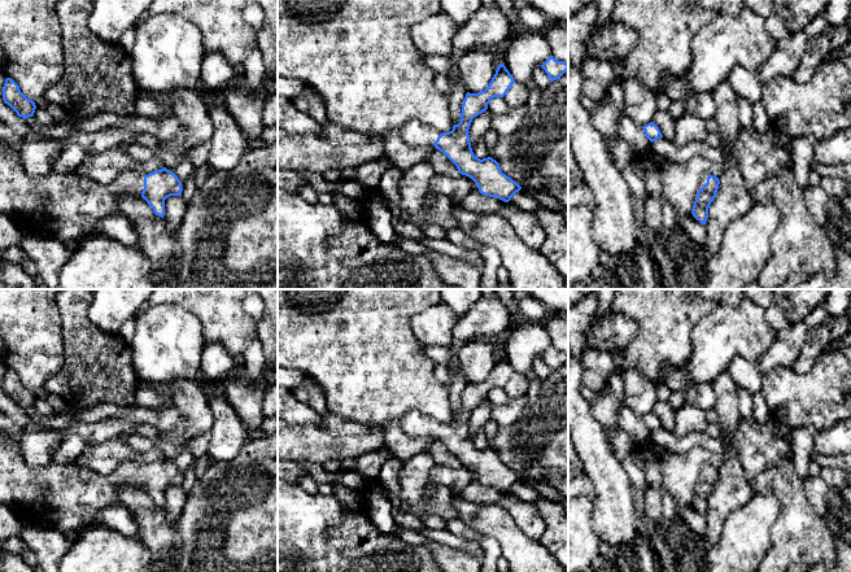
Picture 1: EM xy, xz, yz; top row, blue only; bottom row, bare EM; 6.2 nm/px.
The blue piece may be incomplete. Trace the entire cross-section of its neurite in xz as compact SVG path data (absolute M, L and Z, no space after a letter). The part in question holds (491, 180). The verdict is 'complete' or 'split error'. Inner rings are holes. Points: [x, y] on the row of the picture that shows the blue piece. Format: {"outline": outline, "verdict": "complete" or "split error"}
{"outline": "M499 64L484 91L466 93L461 122L454 125L451 131L440 134L419 119L411 119L401 127L401 136L409 145L435 145L457 166L459 174L477 184L481 195L509 202L521 187L502 173L496 160L480 160L473 154L468 130L472 119L488 109L490 100L503 97L514 83L510 71Z", "verdict": "split error"}

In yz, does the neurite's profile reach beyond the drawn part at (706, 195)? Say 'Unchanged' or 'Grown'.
Grown

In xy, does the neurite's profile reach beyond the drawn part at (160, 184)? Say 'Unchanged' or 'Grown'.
Grown

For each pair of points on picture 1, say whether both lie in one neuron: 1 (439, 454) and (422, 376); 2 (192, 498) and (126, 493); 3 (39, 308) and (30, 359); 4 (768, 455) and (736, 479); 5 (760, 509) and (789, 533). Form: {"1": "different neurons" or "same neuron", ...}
{"1": "different neurons", "2": "same neuron", "3": "same neuron", "4": "different neurons", "5": "different neurons"}

